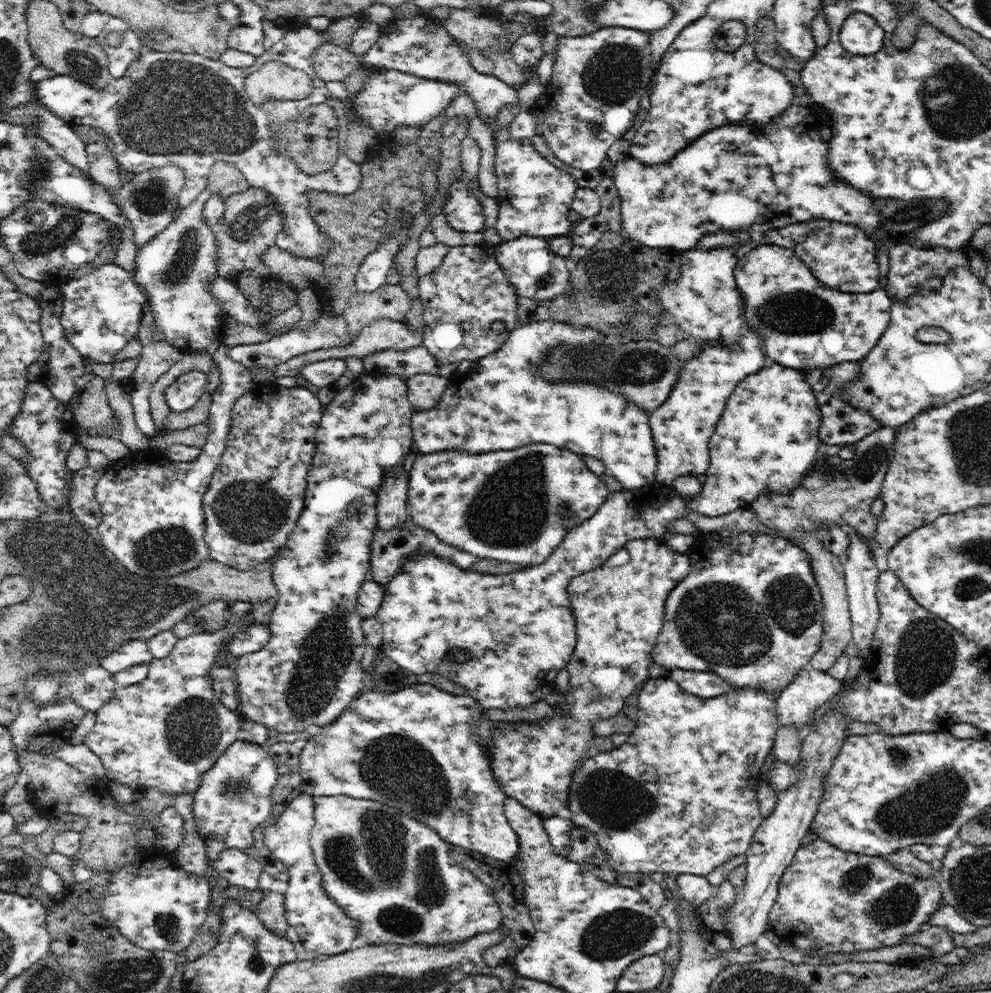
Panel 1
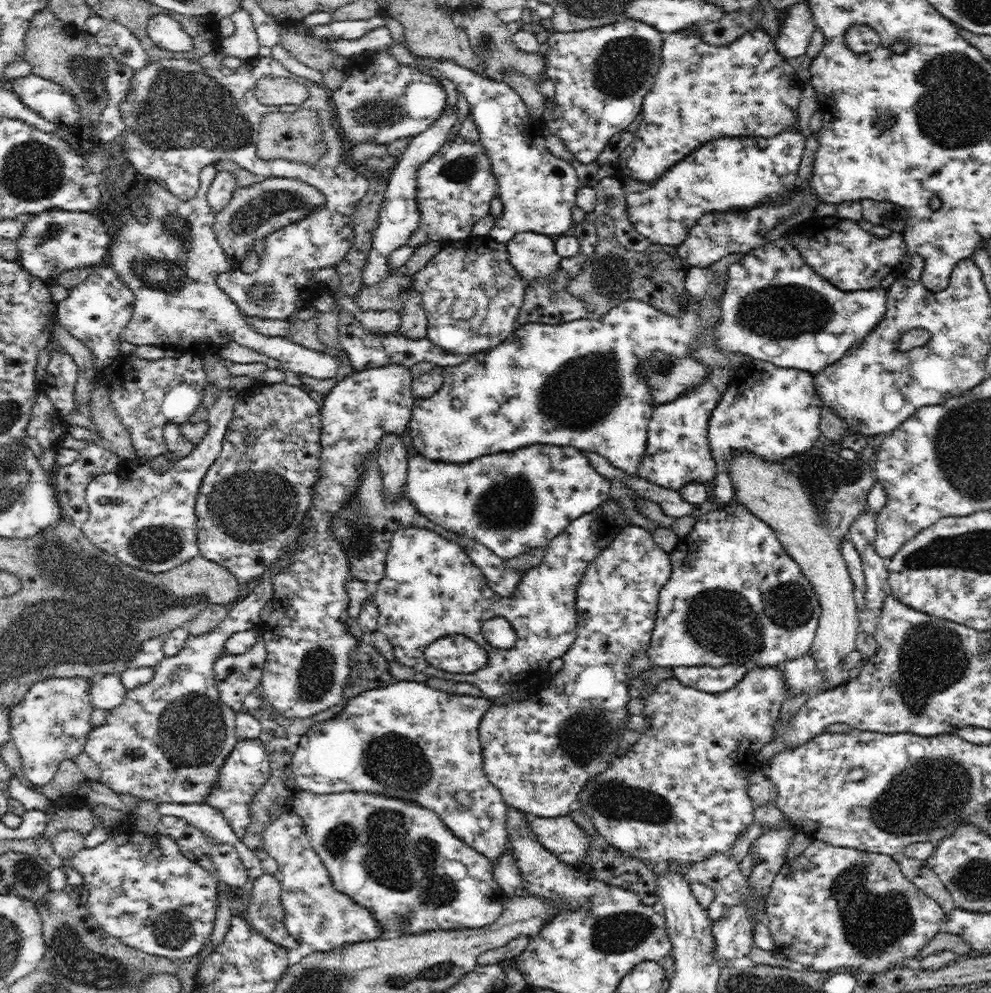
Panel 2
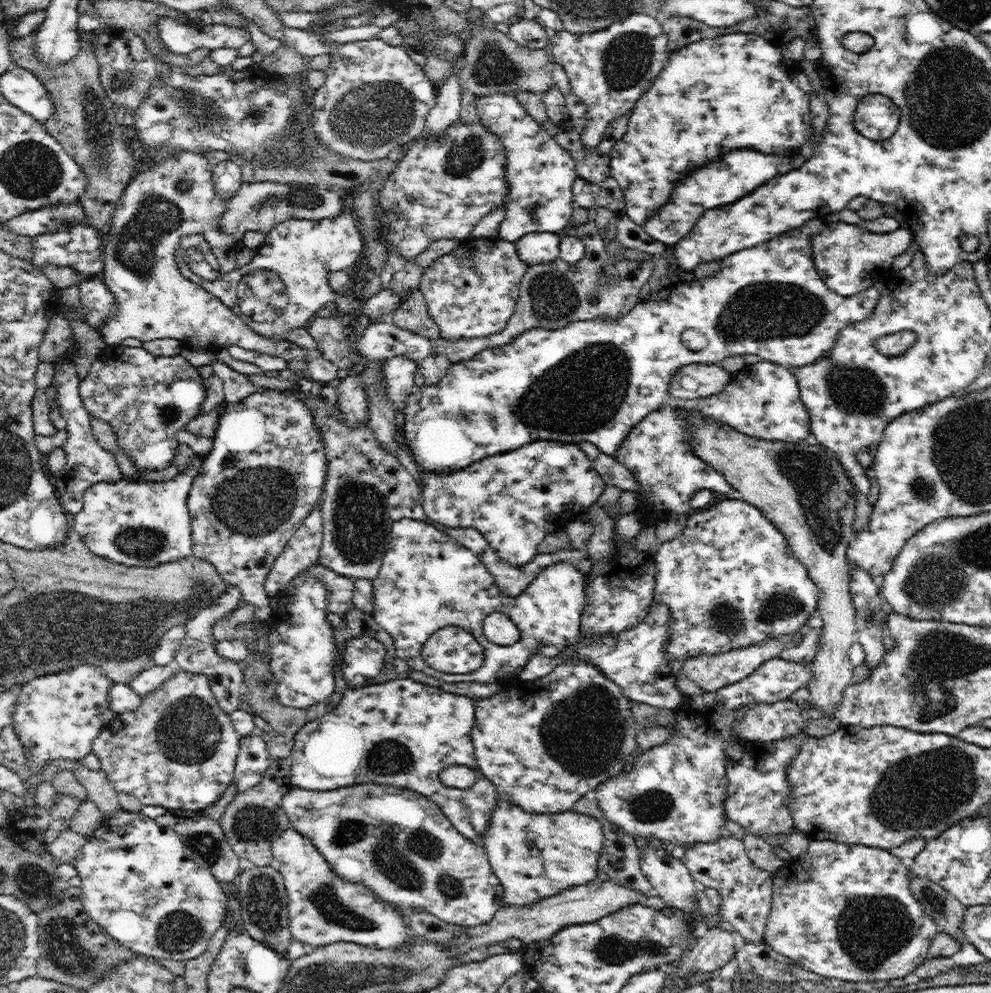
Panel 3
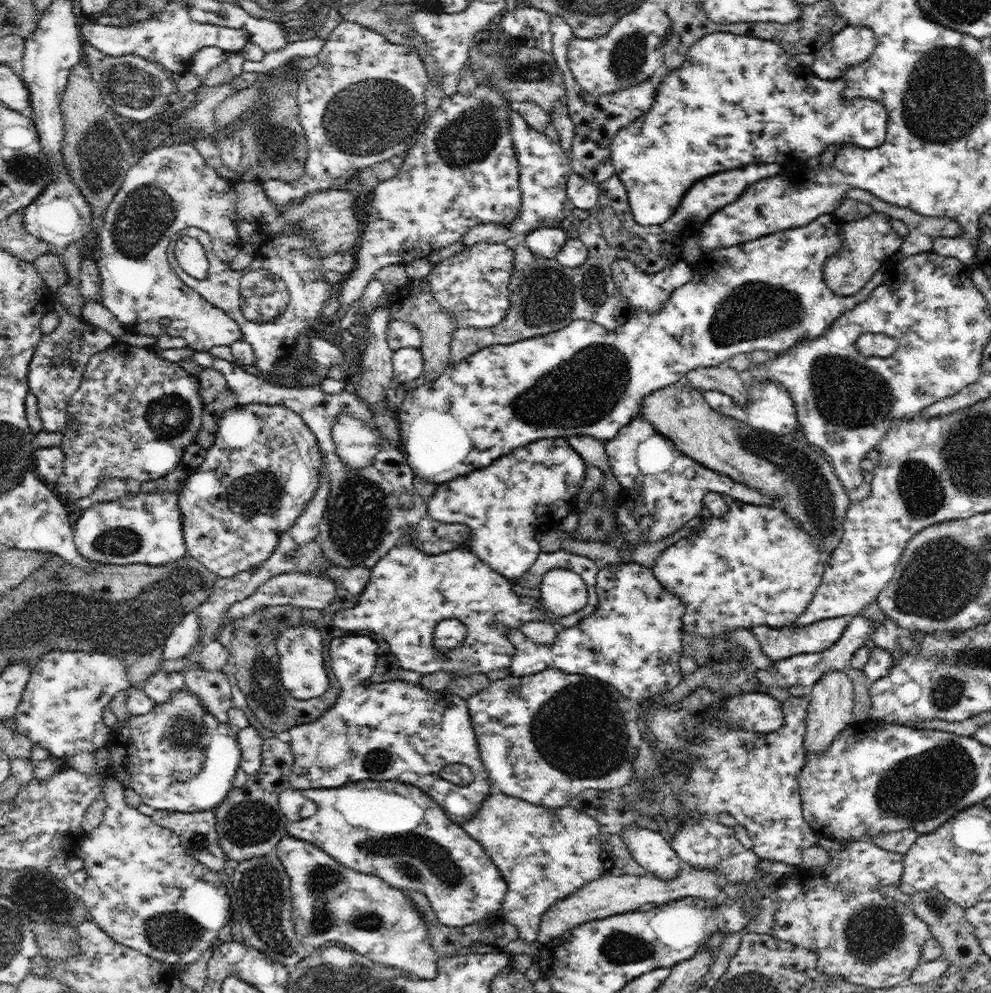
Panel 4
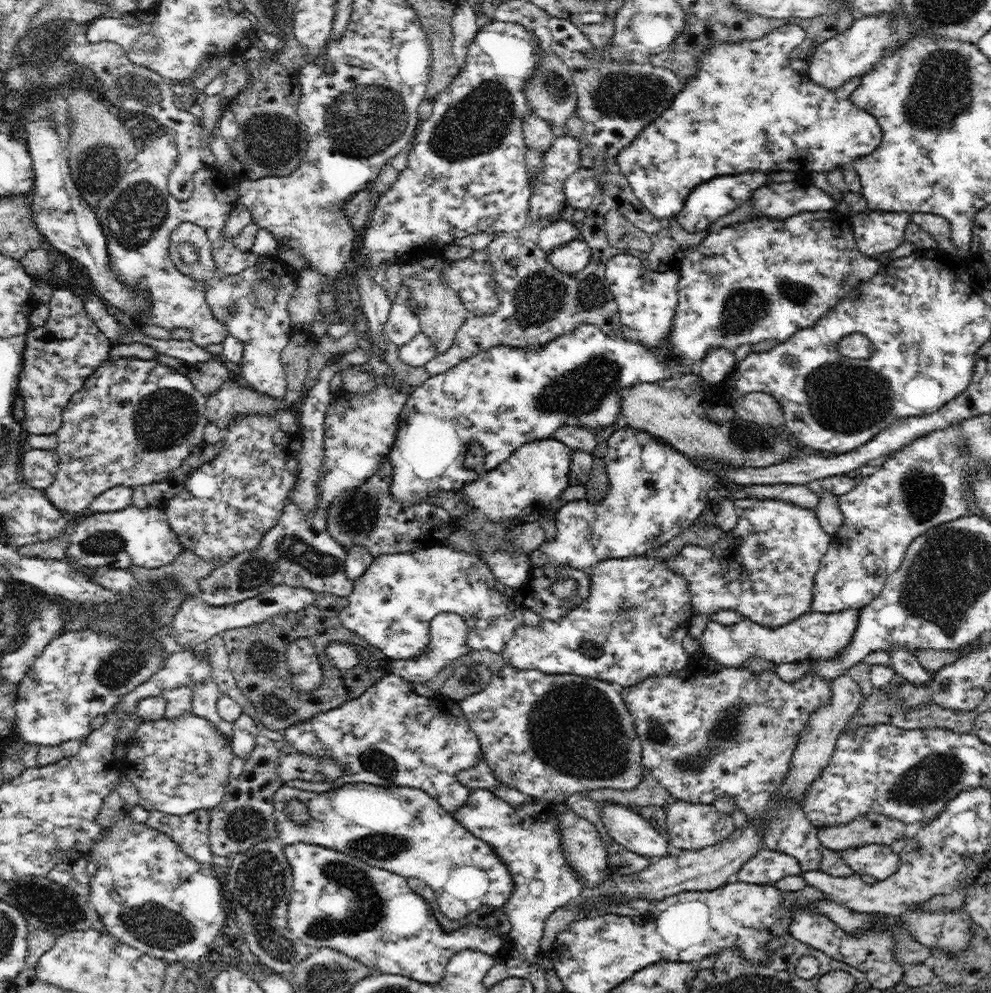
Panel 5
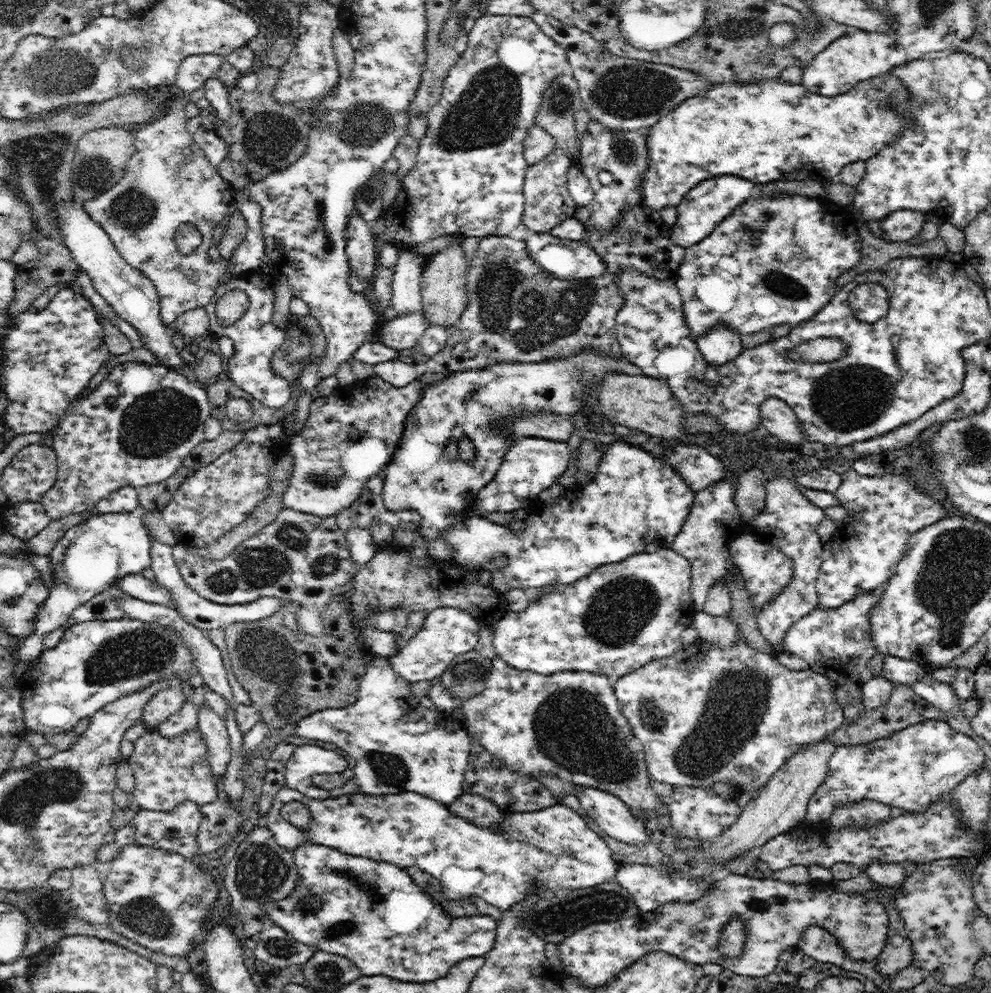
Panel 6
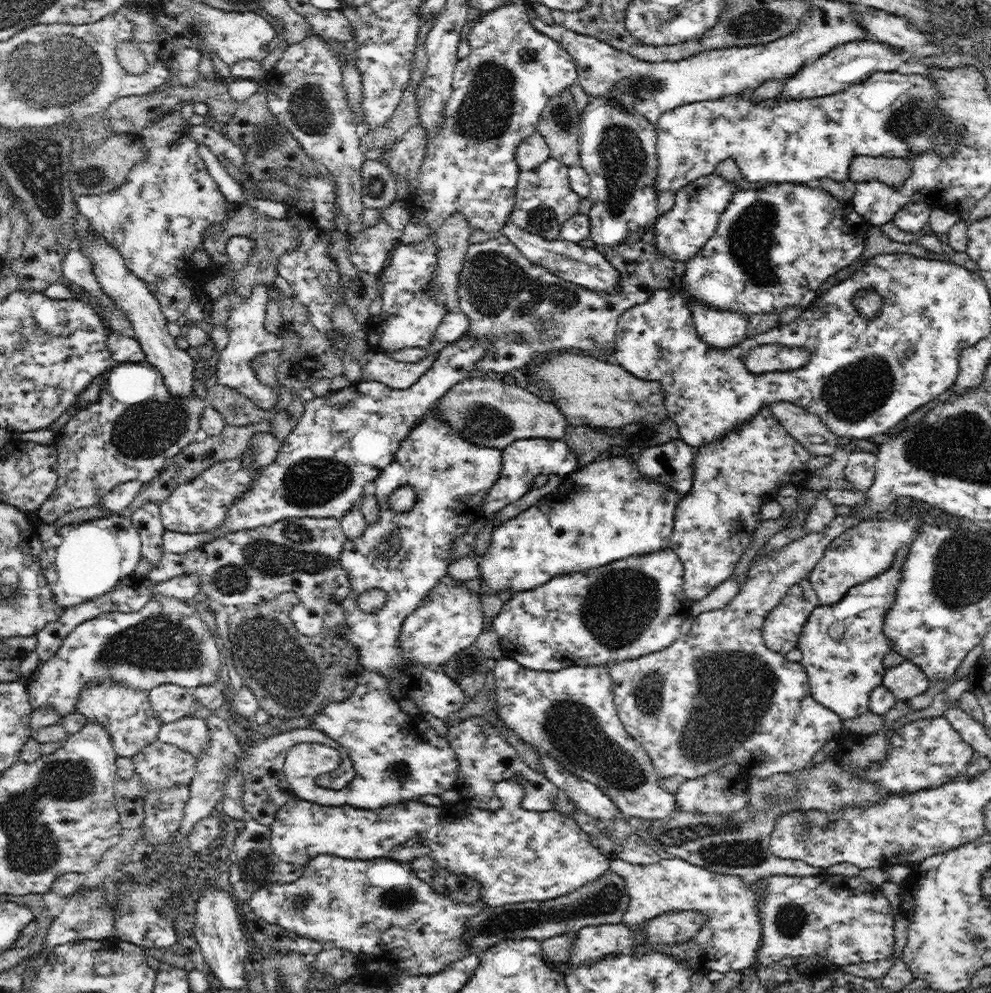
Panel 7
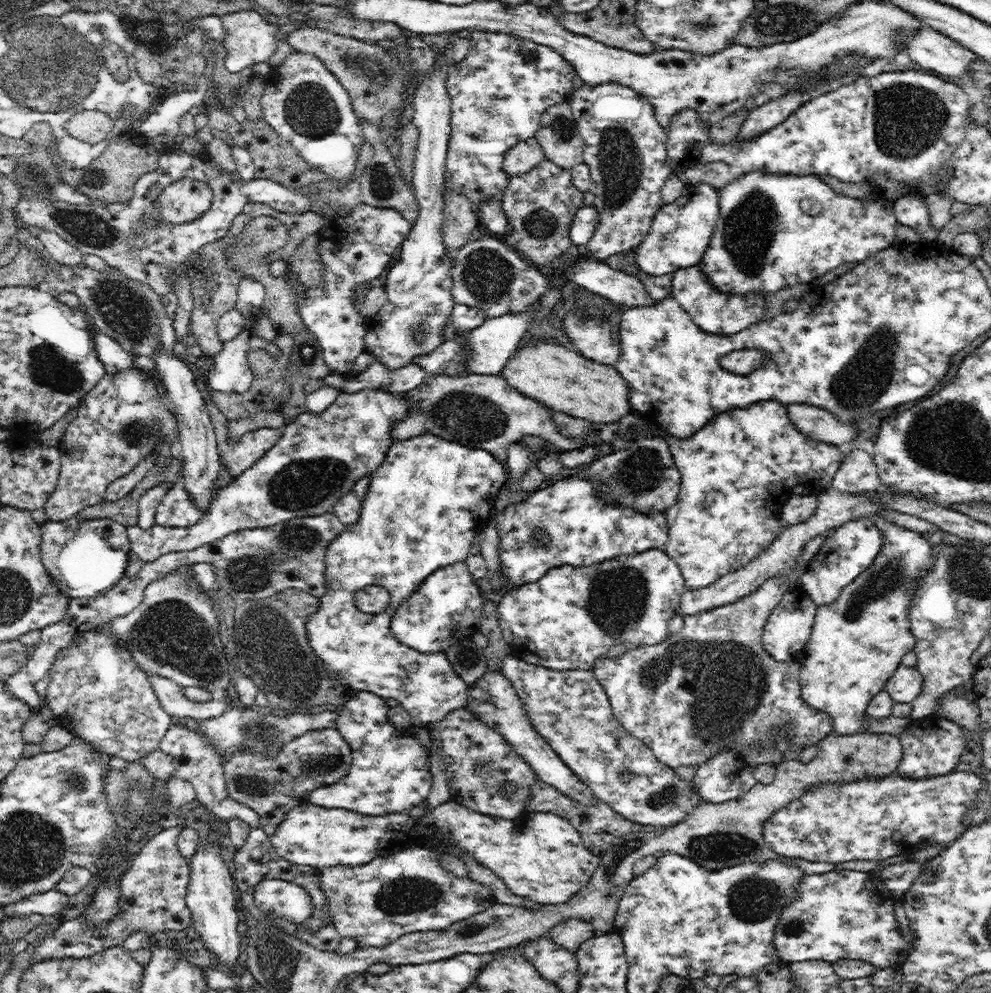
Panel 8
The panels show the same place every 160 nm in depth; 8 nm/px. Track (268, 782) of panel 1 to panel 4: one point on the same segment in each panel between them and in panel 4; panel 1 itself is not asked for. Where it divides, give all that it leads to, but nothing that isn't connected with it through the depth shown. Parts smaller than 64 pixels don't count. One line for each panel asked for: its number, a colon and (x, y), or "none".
2: (246, 770)
3: (252, 762)
4: (250, 742)

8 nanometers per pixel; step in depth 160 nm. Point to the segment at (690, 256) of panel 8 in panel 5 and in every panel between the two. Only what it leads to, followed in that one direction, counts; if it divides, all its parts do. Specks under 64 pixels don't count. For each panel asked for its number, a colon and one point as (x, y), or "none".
5: (706, 203)
6: (707, 204)
7: (680, 233)

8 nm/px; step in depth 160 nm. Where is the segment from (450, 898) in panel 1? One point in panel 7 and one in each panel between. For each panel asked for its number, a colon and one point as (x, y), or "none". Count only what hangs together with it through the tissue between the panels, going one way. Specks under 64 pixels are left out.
2: (396, 858)
3: (400, 844)
4: (395, 831)
5: (404, 830)
6: (553, 850)
7: (517, 855)

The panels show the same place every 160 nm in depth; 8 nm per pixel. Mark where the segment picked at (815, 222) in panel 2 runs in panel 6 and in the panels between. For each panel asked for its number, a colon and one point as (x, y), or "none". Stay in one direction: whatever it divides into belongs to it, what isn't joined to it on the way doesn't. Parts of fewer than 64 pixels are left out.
3: (850, 259)
4: (866, 243)
5: (875, 233)
6: (900, 226)

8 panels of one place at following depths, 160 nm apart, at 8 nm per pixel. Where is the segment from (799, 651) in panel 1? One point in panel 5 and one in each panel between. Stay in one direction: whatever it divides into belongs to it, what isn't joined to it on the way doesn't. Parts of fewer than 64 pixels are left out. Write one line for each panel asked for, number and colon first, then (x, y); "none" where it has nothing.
2: (734, 596)
3: (729, 580)
4: (754, 566)
5: (765, 568)

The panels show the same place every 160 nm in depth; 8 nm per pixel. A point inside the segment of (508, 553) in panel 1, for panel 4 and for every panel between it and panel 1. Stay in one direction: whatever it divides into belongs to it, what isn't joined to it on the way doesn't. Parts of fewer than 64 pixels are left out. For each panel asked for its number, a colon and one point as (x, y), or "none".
2: (513, 502)
3: (516, 498)
4: (508, 505)

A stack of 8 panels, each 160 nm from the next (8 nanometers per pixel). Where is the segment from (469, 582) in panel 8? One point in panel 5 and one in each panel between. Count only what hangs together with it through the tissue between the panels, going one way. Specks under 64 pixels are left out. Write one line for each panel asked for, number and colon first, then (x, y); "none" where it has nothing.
5: (448, 632)
6: (446, 633)
7: (451, 620)

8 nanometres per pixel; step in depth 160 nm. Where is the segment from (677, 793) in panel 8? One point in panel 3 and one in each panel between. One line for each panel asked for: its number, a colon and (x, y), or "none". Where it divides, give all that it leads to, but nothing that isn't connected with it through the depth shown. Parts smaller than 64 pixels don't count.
3: (575, 730)
4: (546, 737)
5: (549, 735)
6: (569, 723)
7: (569, 715)

